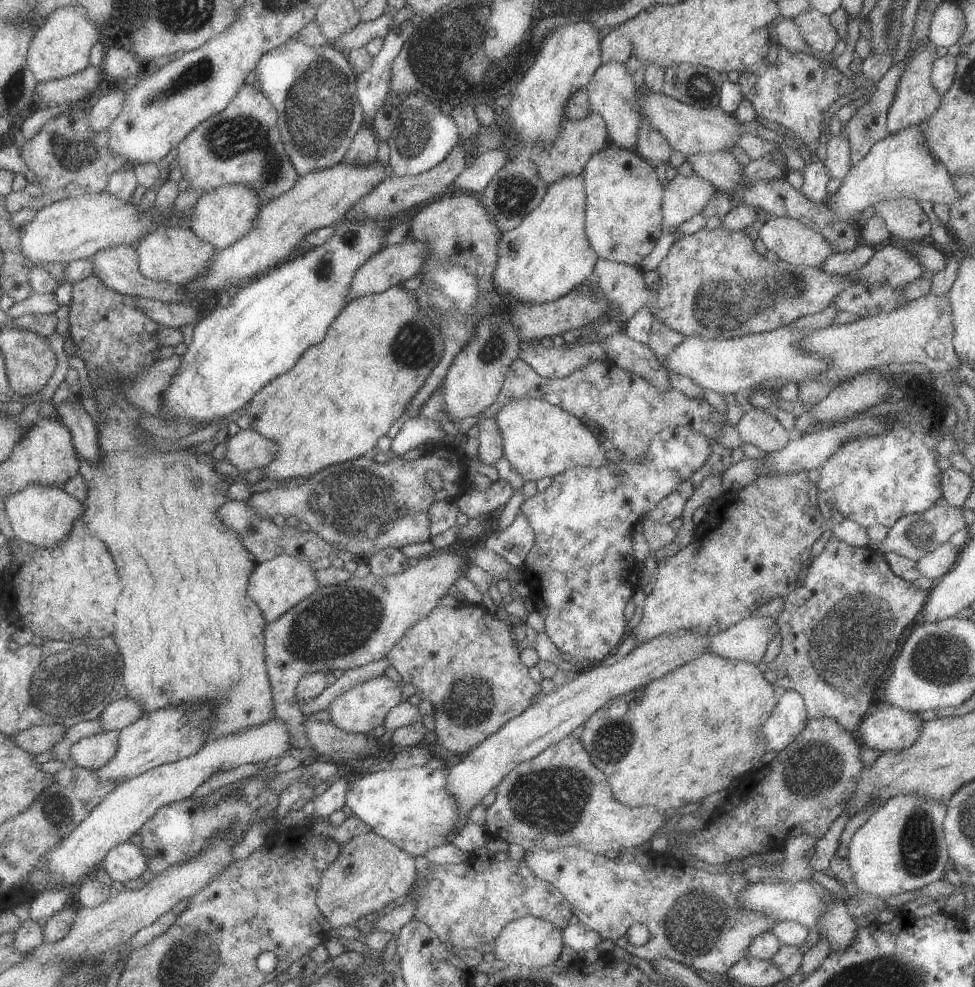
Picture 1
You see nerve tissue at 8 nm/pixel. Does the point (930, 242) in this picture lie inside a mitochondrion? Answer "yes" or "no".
no

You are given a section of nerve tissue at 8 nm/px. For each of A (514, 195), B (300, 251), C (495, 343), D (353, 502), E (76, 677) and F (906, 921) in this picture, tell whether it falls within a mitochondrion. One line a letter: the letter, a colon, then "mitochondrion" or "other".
A: mitochondrion
B: other
C: mitochondrion
D: mitochondrion
E: mitochondrion
F: other

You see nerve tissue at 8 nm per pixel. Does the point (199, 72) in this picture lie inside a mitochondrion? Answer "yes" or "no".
yes

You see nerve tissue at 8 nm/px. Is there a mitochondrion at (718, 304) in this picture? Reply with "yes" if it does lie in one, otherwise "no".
yes

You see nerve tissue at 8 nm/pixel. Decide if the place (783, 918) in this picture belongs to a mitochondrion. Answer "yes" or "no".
no

